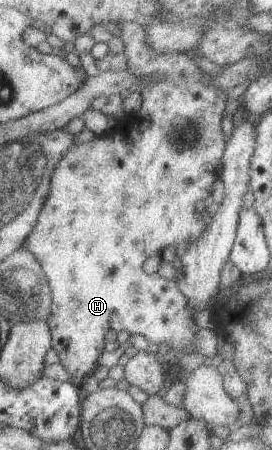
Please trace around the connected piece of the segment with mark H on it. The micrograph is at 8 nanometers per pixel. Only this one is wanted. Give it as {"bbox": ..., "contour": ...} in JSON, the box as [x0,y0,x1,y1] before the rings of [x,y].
{"bbox":[21,23,228,380],"contour":[[[124,23],[120,26],[121,33],[119,34],[121,41],[124,45],[124,54],[128,61],[128,72],[132,73],[134,76],[140,77],[141,79],[148,79],[149,81],[152,80],[151,83],[147,83],[144,86],[144,89],[141,92],[142,98],[143,98],[143,104],[141,104],[141,110],[135,114],[130,114],[124,118],[117,120],[117,124],[114,127],[114,134],[117,135],[116,137],[112,137],[111,135],[102,135],[96,138],[93,138],[91,142],[85,142],[85,144],[74,144],[74,146],[68,151],[65,152],[65,155],[63,156],[63,159],[61,162],[59,162],[58,168],[54,171],[54,174],[52,175],[51,180],[51,191],[48,195],[47,201],[44,203],[44,206],[42,207],[42,210],[40,211],[37,223],[35,224],[35,227],[33,228],[33,231],[31,234],[27,236],[27,239],[25,240],[25,243],[21,246],[23,249],[29,250],[34,256],[35,259],[40,263],[40,266],[42,267],[42,270],[44,271],[46,280],[48,281],[48,284],[50,286],[50,292],[51,292],[51,304],[50,304],[50,312],[45,318],[46,324],[49,326],[51,335],[52,335],[52,349],[55,350],[57,355],[59,355],[60,364],[63,365],[63,368],[71,375],[73,378],[79,378],[84,380],[88,376],[92,375],[95,371],[95,369],[99,366],[98,365],[98,358],[102,356],[104,353],[104,345],[105,343],[105,336],[108,333],[109,330],[115,330],[115,331],[128,331],[131,335],[138,334],[150,343],[150,345],[153,347],[153,349],[157,349],[162,343],[165,343],[169,346],[169,349],[172,350],[185,350],[186,348],[190,348],[192,352],[196,352],[197,345],[195,343],[196,340],[196,333],[198,330],[198,327],[196,325],[196,321],[194,320],[194,317],[192,315],[192,309],[189,307],[188,299],[185,296],[181,295],[181,292],[179,291],[178,285],[174,281],[168,281],[164,279],[160,279],[157,275],[147,275],[143,270],[143,264],[144,262],[154,255],[159,255],[162,253],[162,251],[169,245],[175,245],[177,241],[189,241],[189,243],[195,241],[198,237],[200,237],[204,231],[207,228],[207,224],[211,221],[211,217],[214,211],[211,212],[202,212],[201,214],[197,214],[194,212],[195,205],[197,202],[204,201],[207,197],[209,197],[212,194],[213,191],[213,184],[219,180],[220,173],[222,170],[222,157],[224,156],[224,151],[226,148],[226,142],[224,132],[222,129],[221,120],[223,118],[223,115],[226,110],[226,105],[228,105],[228,94],[227,92],[223,91],[222,89],[214,87],[210,83],[210,76],[205,75],[197,66],[195,60],[191,58],[187,53],[177,53],[177,52],[171,52],[171,53],[161,53],[158,51],[155,51],[149,43],[147,32],[144,30],[143,27],[141,27],[139,24],[136,23]]]}

